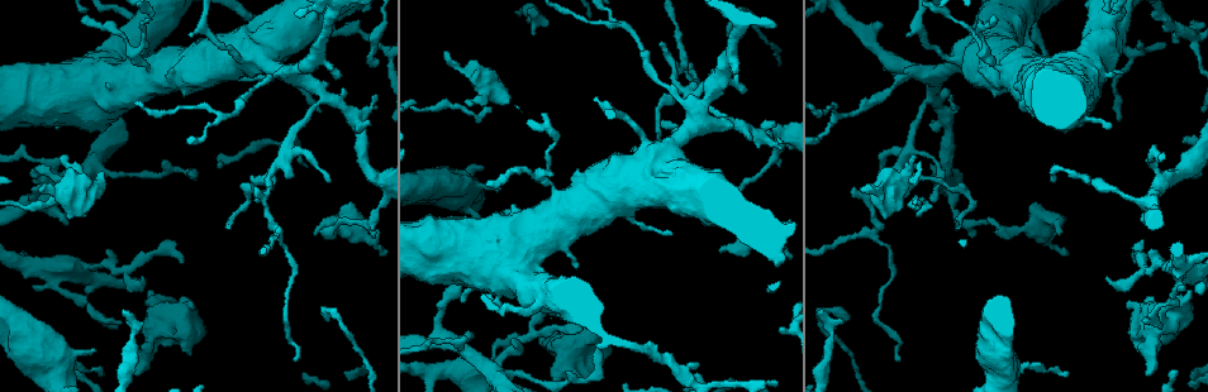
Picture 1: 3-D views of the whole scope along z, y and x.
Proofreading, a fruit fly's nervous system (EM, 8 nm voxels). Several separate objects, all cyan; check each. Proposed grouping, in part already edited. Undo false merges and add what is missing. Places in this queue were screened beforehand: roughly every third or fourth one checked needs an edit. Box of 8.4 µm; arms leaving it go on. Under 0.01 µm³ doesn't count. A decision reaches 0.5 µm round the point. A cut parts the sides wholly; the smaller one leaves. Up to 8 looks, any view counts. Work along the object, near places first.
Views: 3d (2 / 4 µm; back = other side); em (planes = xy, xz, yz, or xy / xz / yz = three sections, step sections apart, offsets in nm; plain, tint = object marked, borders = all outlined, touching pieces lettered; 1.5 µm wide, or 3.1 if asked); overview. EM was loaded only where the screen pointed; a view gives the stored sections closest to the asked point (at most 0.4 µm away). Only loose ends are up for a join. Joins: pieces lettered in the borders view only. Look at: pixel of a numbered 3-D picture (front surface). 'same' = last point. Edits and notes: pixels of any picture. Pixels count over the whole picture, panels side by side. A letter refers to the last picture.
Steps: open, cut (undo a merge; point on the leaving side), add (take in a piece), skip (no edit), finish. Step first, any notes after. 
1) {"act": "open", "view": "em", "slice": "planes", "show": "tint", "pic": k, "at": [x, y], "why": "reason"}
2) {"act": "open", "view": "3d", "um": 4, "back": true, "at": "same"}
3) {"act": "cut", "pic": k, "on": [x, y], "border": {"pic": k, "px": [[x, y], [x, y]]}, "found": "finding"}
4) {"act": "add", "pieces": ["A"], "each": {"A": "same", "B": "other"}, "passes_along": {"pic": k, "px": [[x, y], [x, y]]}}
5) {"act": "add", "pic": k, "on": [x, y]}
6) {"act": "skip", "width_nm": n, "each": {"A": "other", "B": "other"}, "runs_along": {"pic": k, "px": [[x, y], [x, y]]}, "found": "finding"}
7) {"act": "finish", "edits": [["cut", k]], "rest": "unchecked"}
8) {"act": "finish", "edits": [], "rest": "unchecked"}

{"act": "open", "view": "3d", "um": 4, "pic": 1, "at": [471, 105], "why": "an open end"}

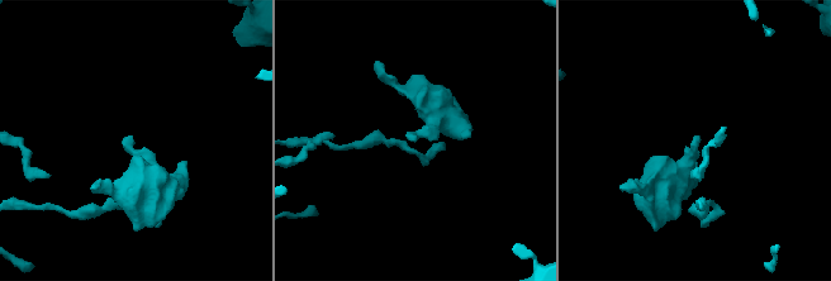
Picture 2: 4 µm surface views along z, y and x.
{"act": "open", "view": "em", "slice": "xy", "step": 4, "show": "borders", "pic": 2, "at": [132, 136]}

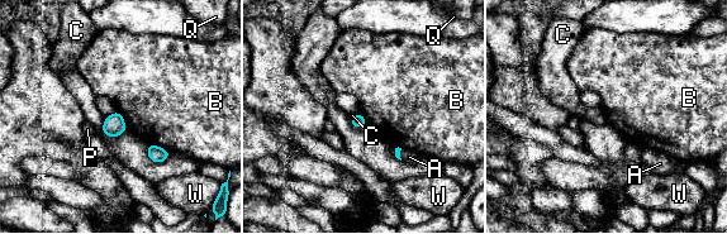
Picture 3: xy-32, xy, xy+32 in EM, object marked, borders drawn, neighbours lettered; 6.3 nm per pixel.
{"act": "open", "view": "em", "slice": "planes", "show": "borders", "at": "same", "why": "cut it another way"}

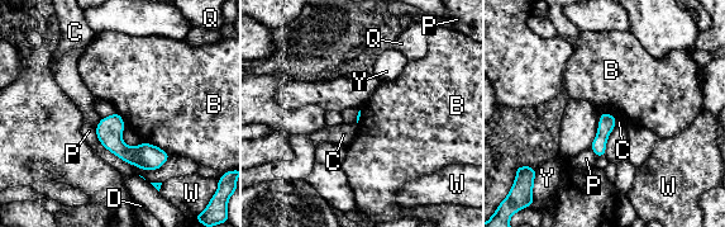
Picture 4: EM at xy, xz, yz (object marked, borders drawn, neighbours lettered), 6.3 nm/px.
{"act": "skip", "each": {"B": "other", "C": "other", "D": "other", "P": "other", "Q": "other", "W": "other", "Y": "other"}, "runs_along": {"pic": 4, "px": [[104, 121], [129, 155], [158, 164]]}, "found": "none of them fits"}

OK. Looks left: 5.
{"act": "open", "view": "em", "slice": "planes", "show": "borders", "pic": 1, "at": [59, 129], "why": "branch stops here"}

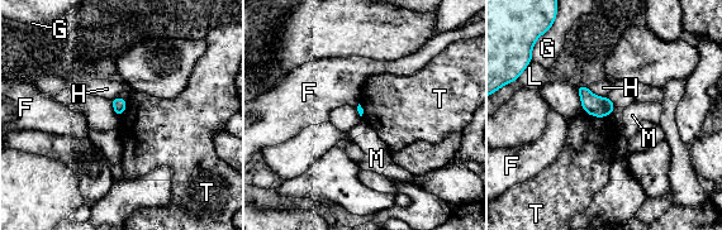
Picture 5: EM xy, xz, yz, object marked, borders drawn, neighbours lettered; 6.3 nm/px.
{"act": "skip", "longest_contact_nm": ["T", 190], "each": {"F": "other", "G": "other", "H": "other", "L": "other", "M": "other", "T": "other"}, "found": "no lettered piece goes on from it"}

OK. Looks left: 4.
{"act": "open", "view": "em", "slice": "planes", "show": "borders", "pic": 1, "at": [91, 348], "why": "free end"}

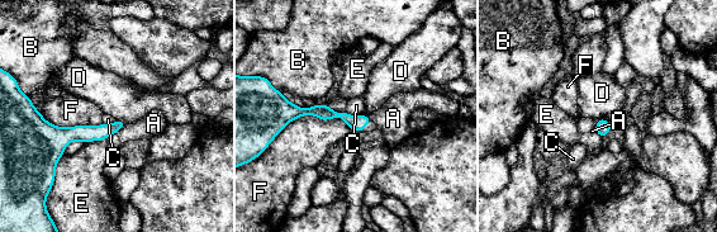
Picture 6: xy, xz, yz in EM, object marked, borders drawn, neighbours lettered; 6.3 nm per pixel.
{"act": "skip", "each": {"A": "other", "B": "other", "C": "other", "D": "other", "E": "other", "F": "other"}, "runs_along": {"pic": 6, "px": [[280, 116], [324, 112], [366, 122]]}, "found": "no lettered piece goes on from it"}

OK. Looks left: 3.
{"act": "finish", "edits": [], "rest": "unchecked"}

